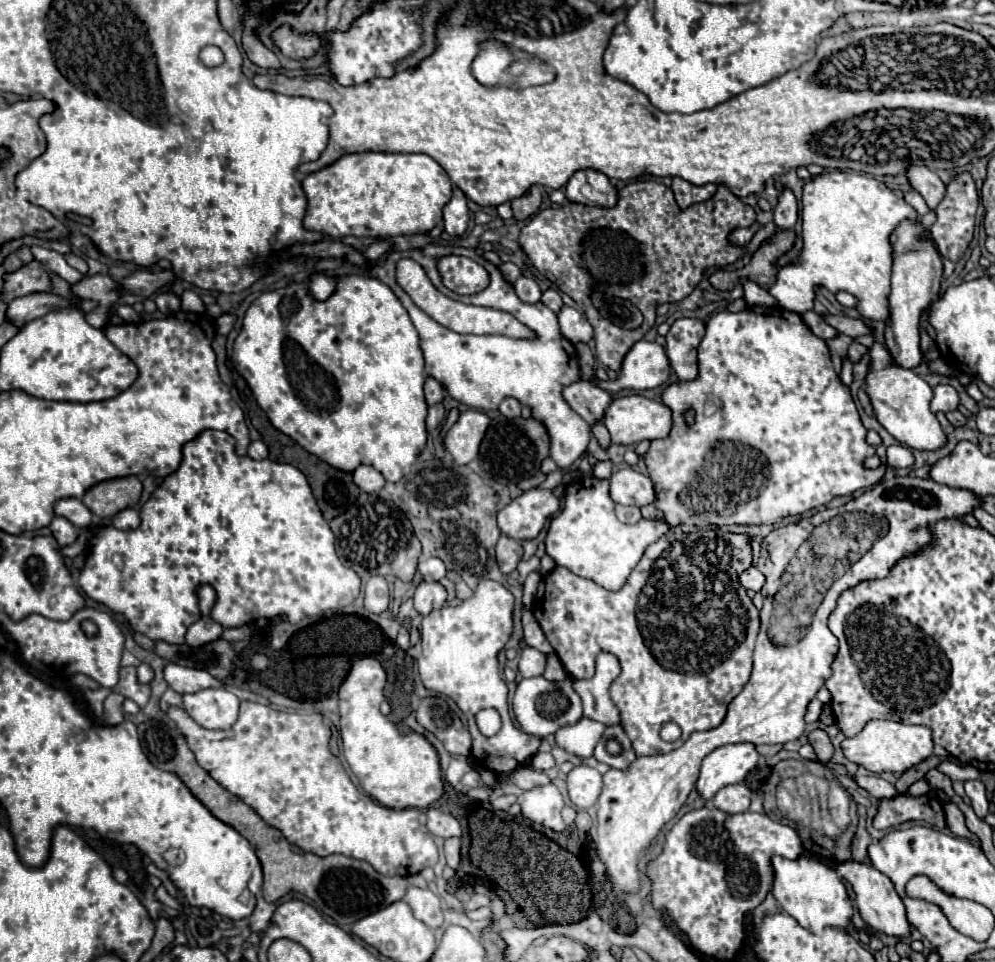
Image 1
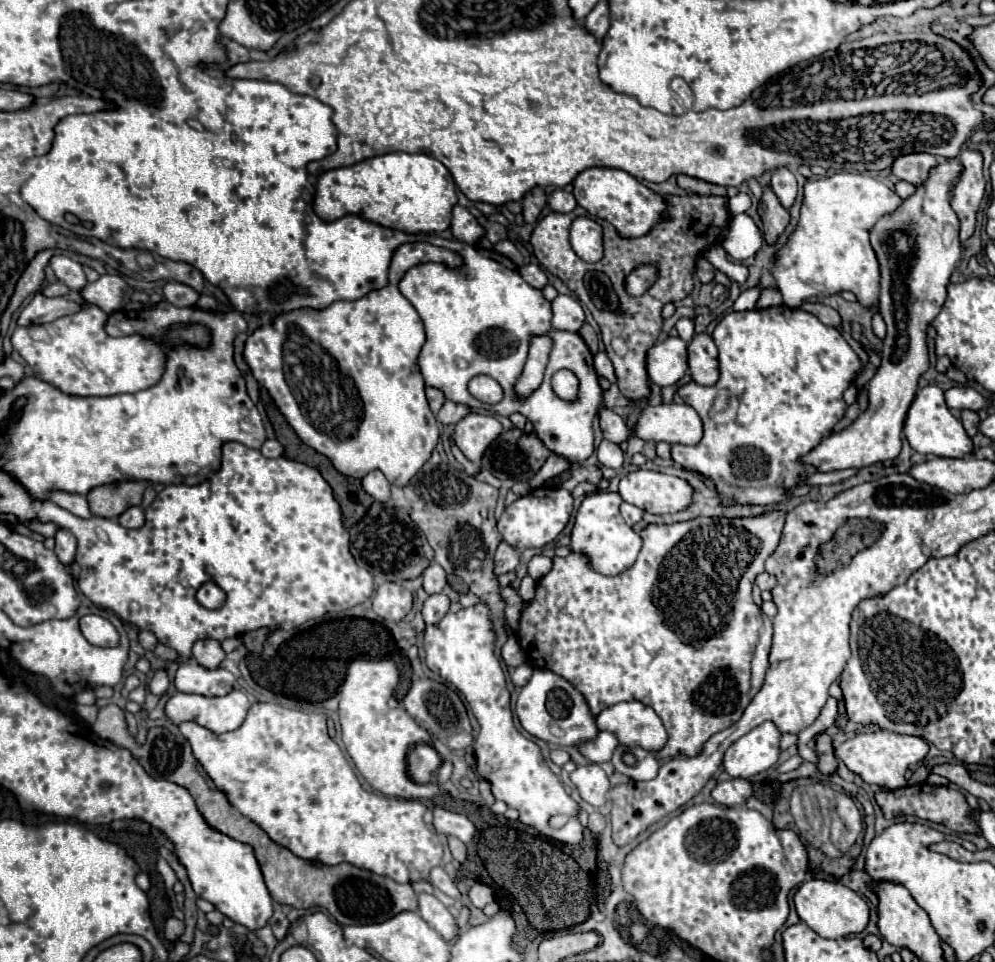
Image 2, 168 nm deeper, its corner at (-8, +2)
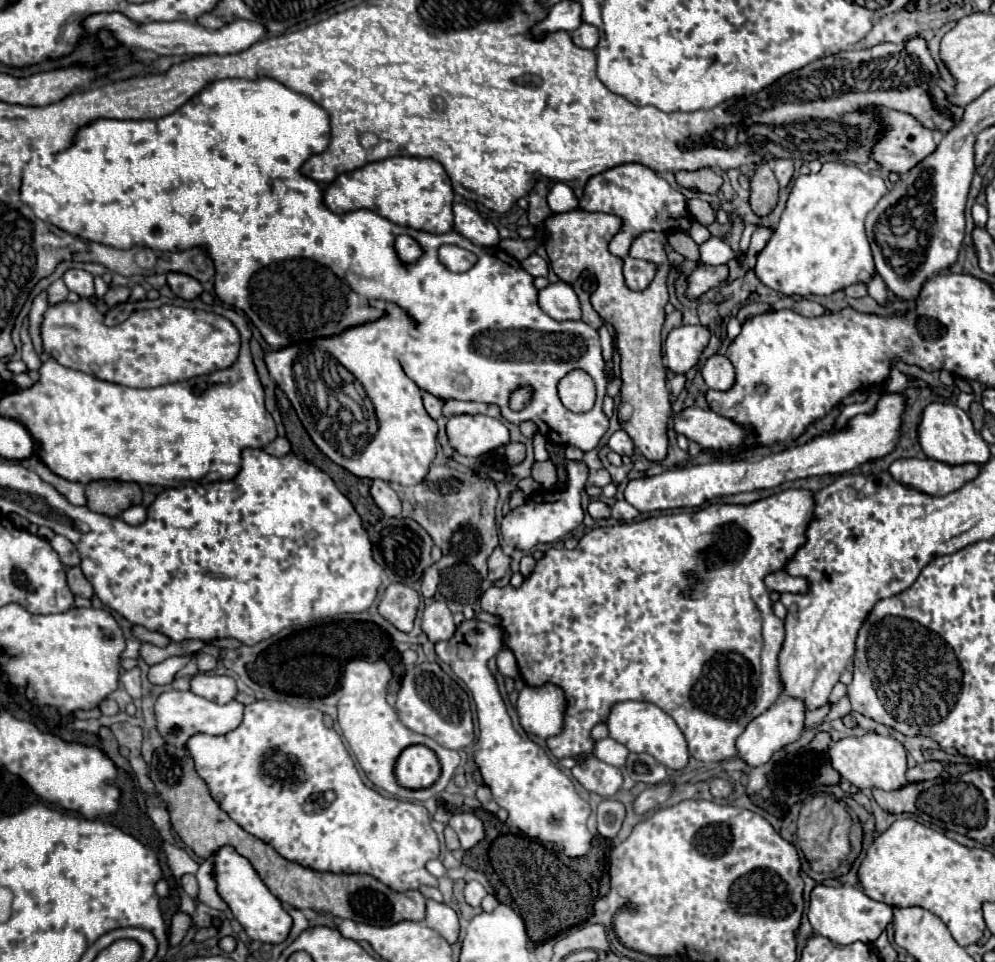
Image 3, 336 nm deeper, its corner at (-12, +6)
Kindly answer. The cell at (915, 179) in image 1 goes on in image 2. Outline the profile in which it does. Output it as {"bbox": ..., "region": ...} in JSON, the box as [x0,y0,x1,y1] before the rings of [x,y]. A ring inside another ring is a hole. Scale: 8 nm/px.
{"bbox":[891,153,937,187],"region":[[[911,153],[895,159],[895,165],[891,165],[891,171],[897,179],[909,181],[915,187],[923,185],[931,173],[931,169],[937,167],[937,157],[931,157],[929,153]]]}

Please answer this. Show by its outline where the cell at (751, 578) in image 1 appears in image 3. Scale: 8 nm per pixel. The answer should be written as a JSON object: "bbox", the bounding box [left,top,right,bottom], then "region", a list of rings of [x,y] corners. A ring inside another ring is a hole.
{"bbox":[765,569,809,593],"region":[[[781,569],[767,575],[765,585],[769,591],[777,591],[777,593],[807,593],[809,583],[803,577],[793,577],[785,569]]]}

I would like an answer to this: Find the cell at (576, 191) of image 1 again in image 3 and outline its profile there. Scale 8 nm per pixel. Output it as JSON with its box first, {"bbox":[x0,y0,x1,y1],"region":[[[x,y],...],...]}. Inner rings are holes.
{"bbox":[579,163,691,257],"region":[[[639,163],[619,165],[591,177],[585,185],[585,197],[581,197],[579,207],[583,211],[613,213],[623,219],[623,229],[609,243],[611,253],[615,253],[617,257],[627,257],[631,241],[643,231],[687,231],[691,225],[687,213],[687,199],[683,197],[683,193],[679,189],[673,189],[661,175]]]}

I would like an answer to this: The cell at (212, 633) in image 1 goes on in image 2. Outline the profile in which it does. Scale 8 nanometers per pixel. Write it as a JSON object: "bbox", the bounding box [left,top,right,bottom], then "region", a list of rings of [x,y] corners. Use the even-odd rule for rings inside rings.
{"bbox":[193,637,225,669],"region":[[[205,637],[205,639],[197,639],[193,645],[193,659],[207,667],[207,669],[217,669],[219,663],[225,659],[225,651],[221,649],[221,643],[217,639]]]}

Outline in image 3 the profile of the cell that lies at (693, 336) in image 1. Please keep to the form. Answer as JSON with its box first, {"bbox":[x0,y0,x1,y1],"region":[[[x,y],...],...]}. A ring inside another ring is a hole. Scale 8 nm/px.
{"bbox":[703,355,735,391],"region":[[[713,355],[703,367],[703,379],[709,389],[715,391],[729,391],[735,385],[735,371],[727,357]]]}

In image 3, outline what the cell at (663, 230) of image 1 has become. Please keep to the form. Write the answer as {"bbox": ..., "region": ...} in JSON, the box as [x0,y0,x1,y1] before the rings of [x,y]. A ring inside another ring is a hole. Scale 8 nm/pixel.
{"bbox":[545,209,671,461],"region":[[[581,209],[575,211],[567,211],[567,213],[559,213],[547,219],[545,223],[547,229],[547,241],[545,241],[545,249],[549,255],[549,263],[551,269],[557,273],[560,280],[572,284],[572,281],[578,277],[581,271],[591,271],[597,277],[597,289],[590,296],[593,309],[615,327],[617,333],[617,343],[619,343],[619,353],[621,353],[621,379],[623,379],[623,387],[621,387],[621,407],[617,409],[619,415],[619,423],[621,429],[633,439],[635,447],[645,455],[647,461],[663,461],[667,457],[667,427],[669,427],[669,417],[671,417],[671,401],[669,401],[669,391],[665,385],[665,367],[663,367],[663,357],[661,357],[661,327],[663,327],[663,319],[665,319],[665,303],[669,301],[669,291],[667,291],[667,273],[669,273],[669,261],[665,255],[665,235],[657,233],[657,231],[643,231],[639,237],[633,239],[631,249],[629,249],[629,257],[635,259],[643,259],[643,261],[651,261],[657,265],[657,273],[653,277],[653,281],[649,283],[647,289],[643,291],[631,291],[625,285],[623,279],[623,259],[615,257],[609,253],[607,239],[613,239],[613,235],[617,233],[617,215],[607,215],[607,213],[585,213]]]}

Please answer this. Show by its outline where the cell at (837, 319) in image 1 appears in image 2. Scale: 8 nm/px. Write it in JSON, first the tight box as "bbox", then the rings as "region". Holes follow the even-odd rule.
{"bbox":[801,303,841,327],"region":[[[803,303],[801,309],[813,313],[823,325],[829,325],[829,327],[839,327],[839,325],[841,325],[839,313],[837,313],[833,307],[829,307],[829,305],[821,305],[821,303]]]}

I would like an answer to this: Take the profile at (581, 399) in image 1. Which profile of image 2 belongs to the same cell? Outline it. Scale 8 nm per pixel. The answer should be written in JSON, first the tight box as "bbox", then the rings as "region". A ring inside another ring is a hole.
{"bbox":[599,405,629,443],"region":[[[605,405],[599,407],[599,425],[601,425],[603,437],[613,443],[621,443],[629,437],[629,429],[625,421],[611,407],[605,407]]]}

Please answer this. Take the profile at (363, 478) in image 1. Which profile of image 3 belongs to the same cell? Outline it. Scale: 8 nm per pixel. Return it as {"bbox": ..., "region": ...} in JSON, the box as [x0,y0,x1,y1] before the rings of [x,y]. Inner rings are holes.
{"bbox":[371,479,401,517],"region":[[[375,479],[371,485],[371,495],[385,517],[397,517],[401,513],[401,501],[399,501],[397,493],[385,481]]]}

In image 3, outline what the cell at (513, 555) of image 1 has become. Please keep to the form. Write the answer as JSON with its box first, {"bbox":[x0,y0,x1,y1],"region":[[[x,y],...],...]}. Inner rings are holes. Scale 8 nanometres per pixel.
{"bbox":[487,547,511,583],"region":[[[497,547],[489,555],[489,559],[487,559],[487,565],[489,565],[489,581],[495,583],[495,581],[503,579],[507,575],[507,571],[509,571],[509,563],[511,563],[511,557],[505,555],[501,547]]]}

